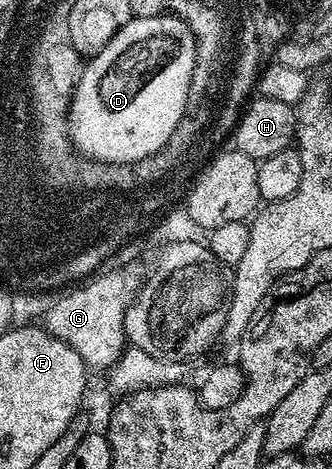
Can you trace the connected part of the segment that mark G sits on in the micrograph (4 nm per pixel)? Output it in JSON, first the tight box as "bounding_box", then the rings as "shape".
{"bounding_box":[44,268,140,370],"shape":[[[114,268],[103,276],[95,275],[81,286],[71,287],[51,303],[44,317],[44,327],[56,339],[72,346],[86,364],[87,369],[105,368],[110,370],[121,357],[128,341],[124,330],[124,314],[138,295],[140,276],[130,268]]]}

